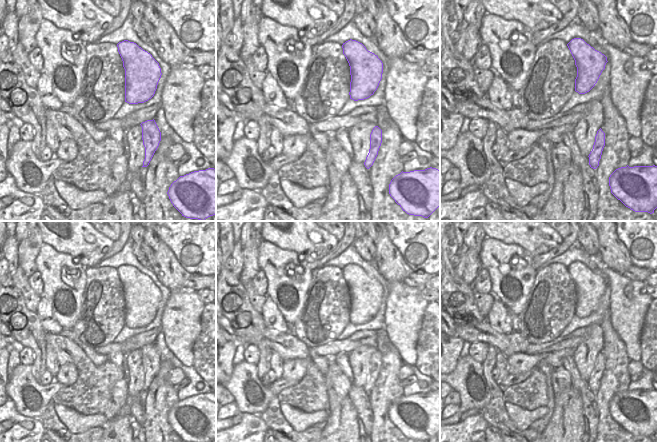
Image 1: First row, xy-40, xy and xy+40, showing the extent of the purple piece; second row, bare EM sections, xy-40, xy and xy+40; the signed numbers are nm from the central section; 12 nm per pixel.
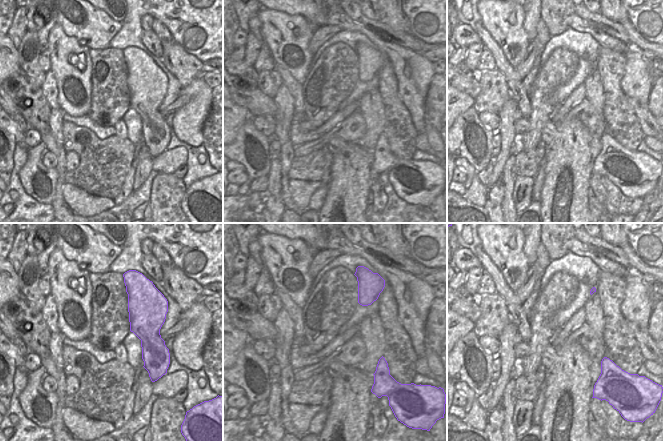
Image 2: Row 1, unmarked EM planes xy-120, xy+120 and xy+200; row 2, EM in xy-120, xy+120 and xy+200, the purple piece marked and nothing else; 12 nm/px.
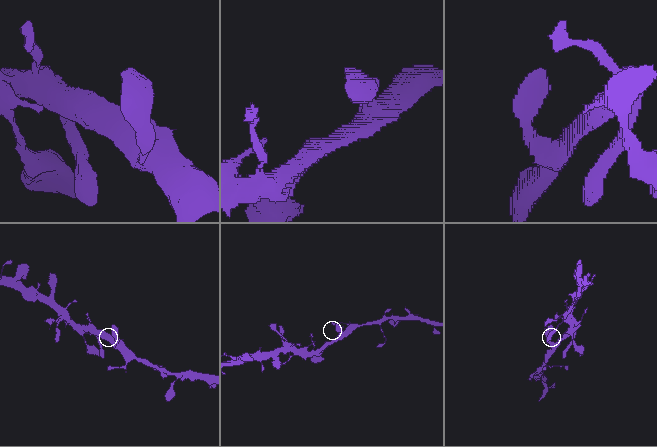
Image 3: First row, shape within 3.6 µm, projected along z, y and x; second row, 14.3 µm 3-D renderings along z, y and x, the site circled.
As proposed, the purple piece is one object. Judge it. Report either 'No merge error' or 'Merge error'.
No merge error.

